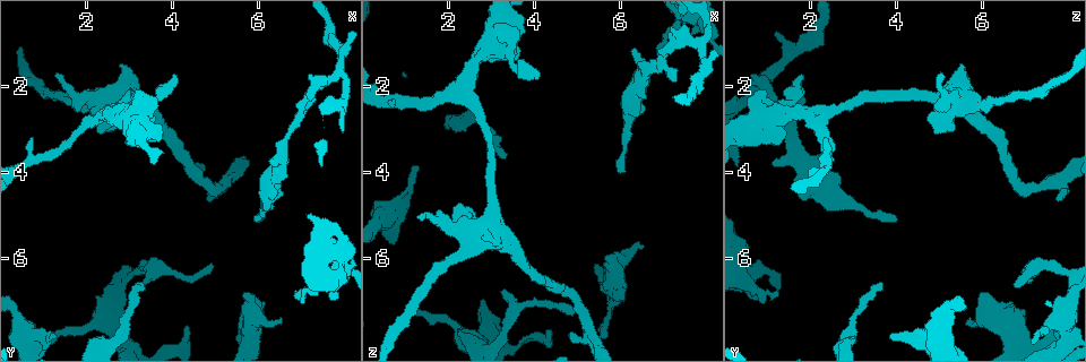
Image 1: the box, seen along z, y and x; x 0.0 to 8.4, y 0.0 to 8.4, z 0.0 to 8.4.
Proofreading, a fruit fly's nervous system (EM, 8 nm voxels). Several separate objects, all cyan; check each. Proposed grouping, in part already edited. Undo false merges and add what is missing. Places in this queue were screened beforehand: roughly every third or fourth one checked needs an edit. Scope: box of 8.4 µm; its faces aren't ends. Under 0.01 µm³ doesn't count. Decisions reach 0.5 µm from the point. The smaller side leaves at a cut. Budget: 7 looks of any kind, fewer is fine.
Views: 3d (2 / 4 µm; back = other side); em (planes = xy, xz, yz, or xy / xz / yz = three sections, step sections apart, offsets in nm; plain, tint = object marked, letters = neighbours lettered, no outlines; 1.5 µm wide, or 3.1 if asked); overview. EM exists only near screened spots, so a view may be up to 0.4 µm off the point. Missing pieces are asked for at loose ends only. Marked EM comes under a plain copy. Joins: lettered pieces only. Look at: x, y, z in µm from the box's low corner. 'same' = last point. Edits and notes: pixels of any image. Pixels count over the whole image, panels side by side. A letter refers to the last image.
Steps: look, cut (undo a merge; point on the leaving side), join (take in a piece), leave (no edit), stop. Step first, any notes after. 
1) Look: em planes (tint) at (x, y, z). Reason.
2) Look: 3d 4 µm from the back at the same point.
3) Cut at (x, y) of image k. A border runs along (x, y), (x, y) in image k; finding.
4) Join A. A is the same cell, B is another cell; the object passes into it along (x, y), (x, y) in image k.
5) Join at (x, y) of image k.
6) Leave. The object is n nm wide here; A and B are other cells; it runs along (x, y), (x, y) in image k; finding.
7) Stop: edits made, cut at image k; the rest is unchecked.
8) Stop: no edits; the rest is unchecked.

Look: em xz step 4 (letters) at (1.30, 1.70, 5.10). Free end.

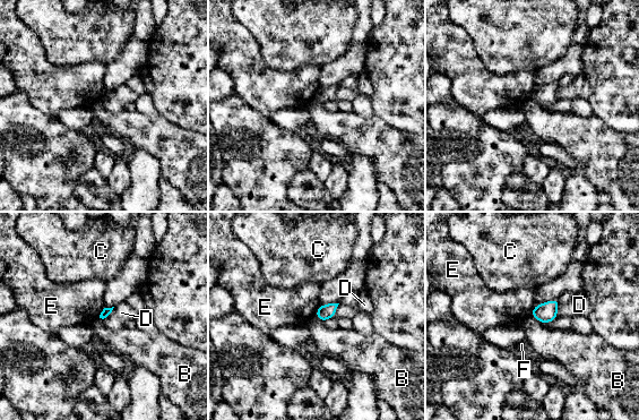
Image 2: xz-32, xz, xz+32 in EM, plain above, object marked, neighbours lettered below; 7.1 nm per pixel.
Look: em planes (letters) at the same point.

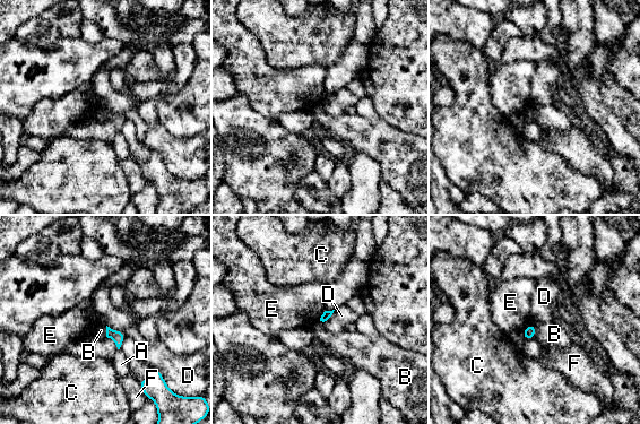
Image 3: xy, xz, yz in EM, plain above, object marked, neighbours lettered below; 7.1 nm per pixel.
Leave. The longest contact is with D, 130 nm; A, B, C, D, E and F are other cells; a border runs along (534, 323), (535, 337) in image 3; no lettered piece goes on from it.

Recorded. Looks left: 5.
Look: em yz step 8 (tint) at (7.80, 1.75, 1.05).

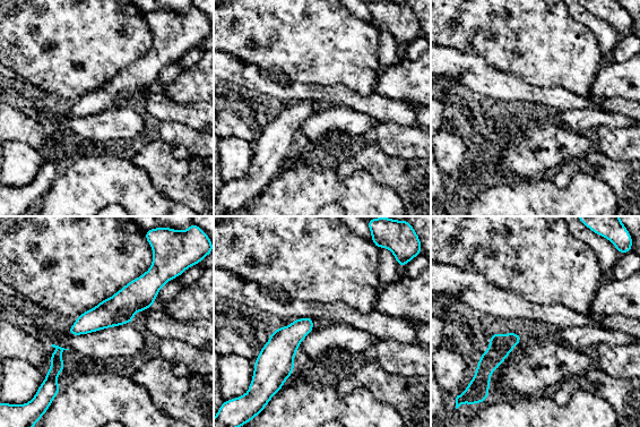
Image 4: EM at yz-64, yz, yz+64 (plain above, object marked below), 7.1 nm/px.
Look: em yz step 8 (letters) at the same point. See the neighbours.

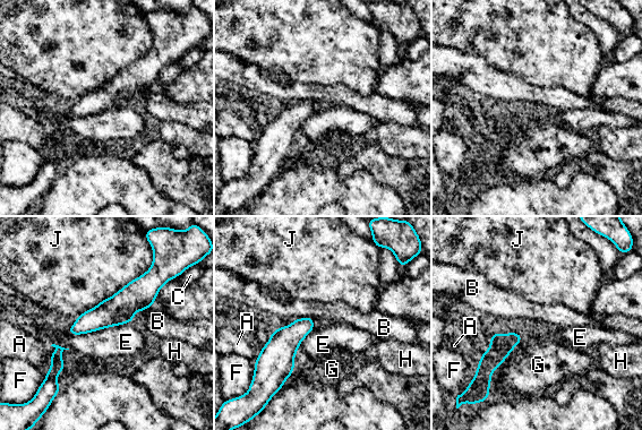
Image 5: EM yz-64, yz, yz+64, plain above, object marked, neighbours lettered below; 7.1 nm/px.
Leave. The object is 110 nm wide here; A, B, C, E, F, G, H and J are other cells; it runs along (156, 286), (71, 332) in image 5; continuous, no second cell.

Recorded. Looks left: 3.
Look: 3d 4 µm at (4.05, 1.75, 1.85). Free end.

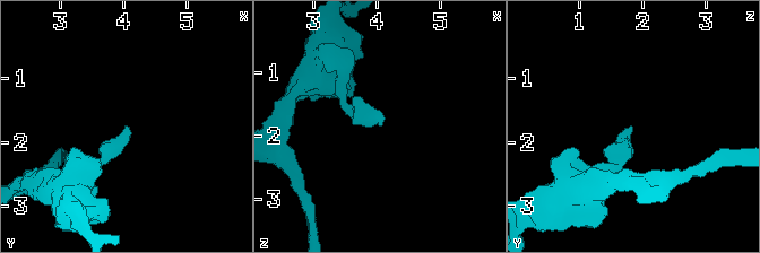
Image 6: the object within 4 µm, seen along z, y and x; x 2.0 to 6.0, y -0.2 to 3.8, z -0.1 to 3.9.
Look: em planes (letters) at (4.05, 1.75, 1.90).

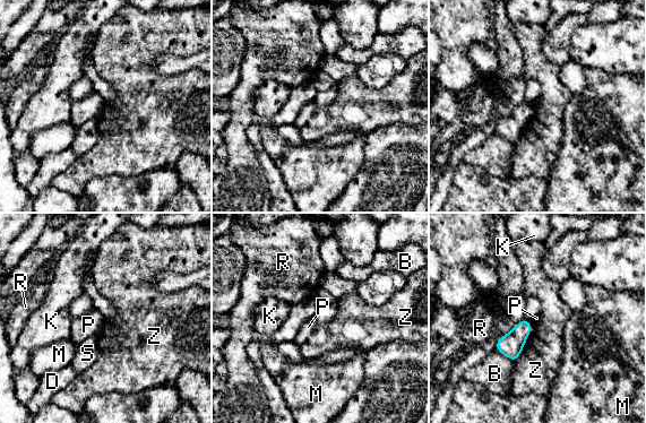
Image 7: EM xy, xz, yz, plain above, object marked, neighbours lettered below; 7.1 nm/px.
Leave. The object is 120 nm wide here; B, D, K, M, P, R, S and Z are other cells; a border runs along (532, 326), (523, 350), (515, 362) in image 7; none of them fits.

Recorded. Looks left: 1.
Stop: no edits; the rest is unchecked.

